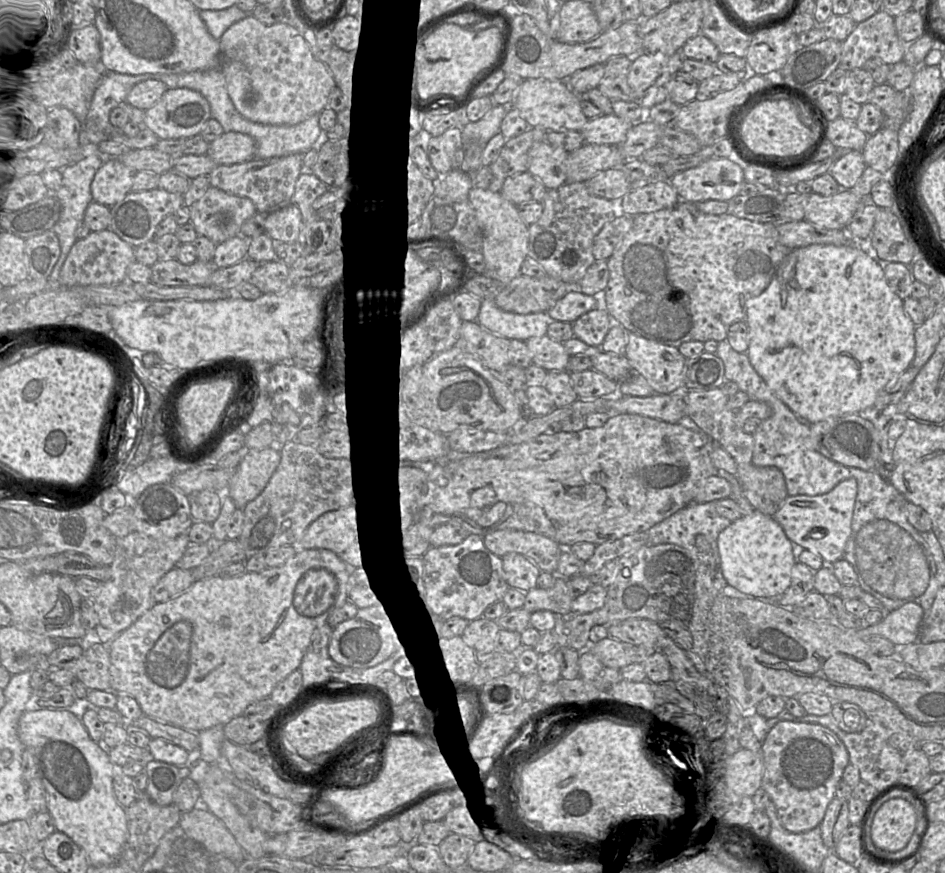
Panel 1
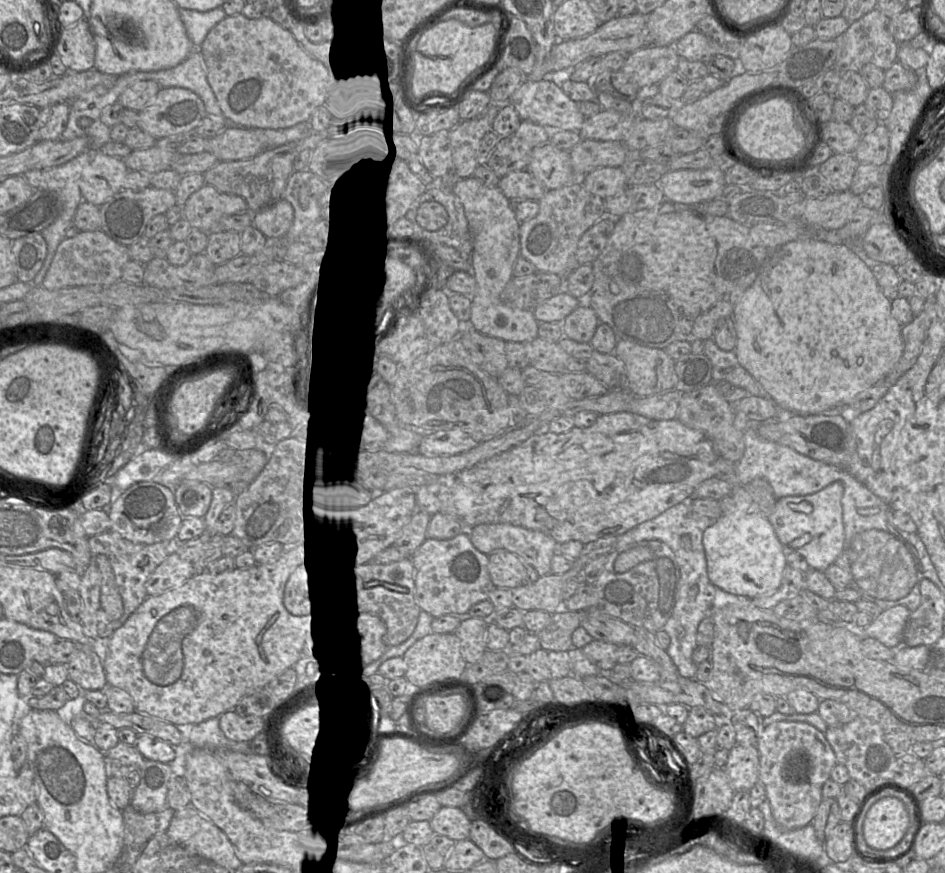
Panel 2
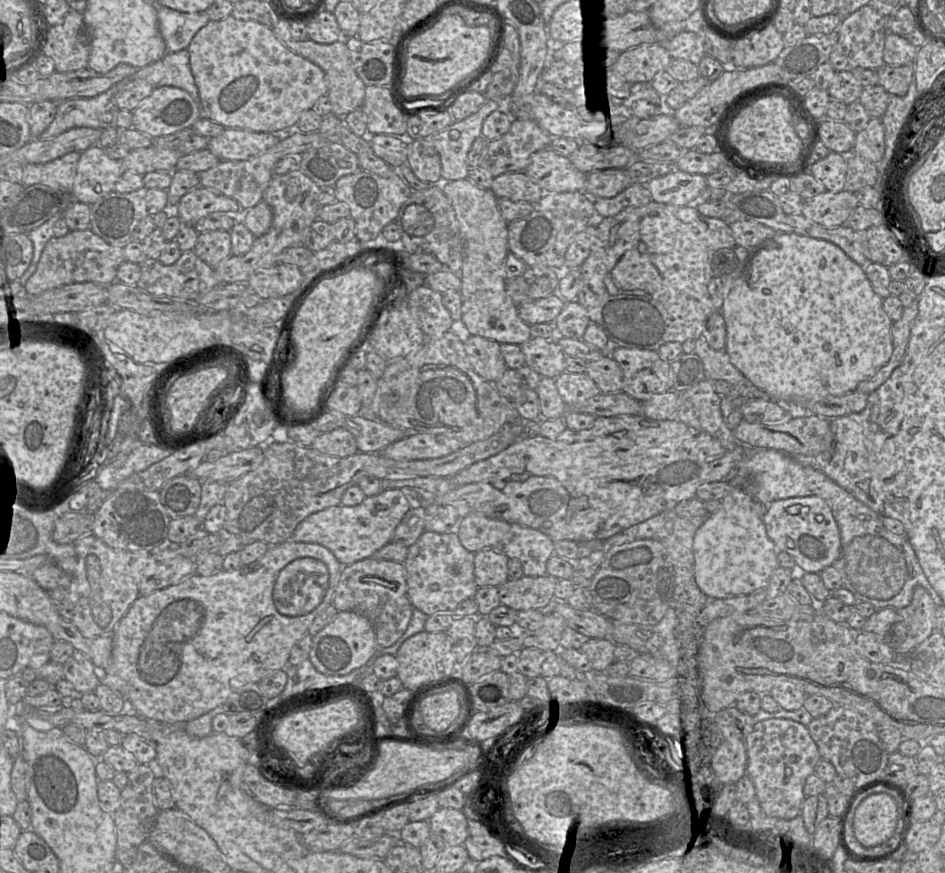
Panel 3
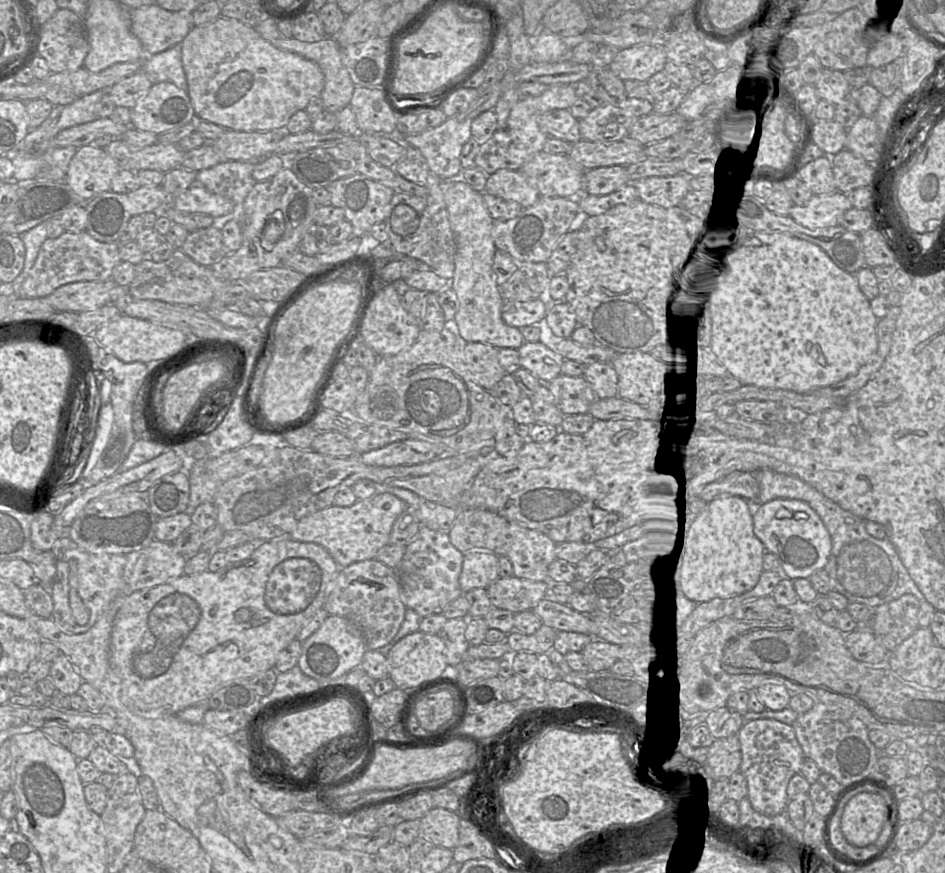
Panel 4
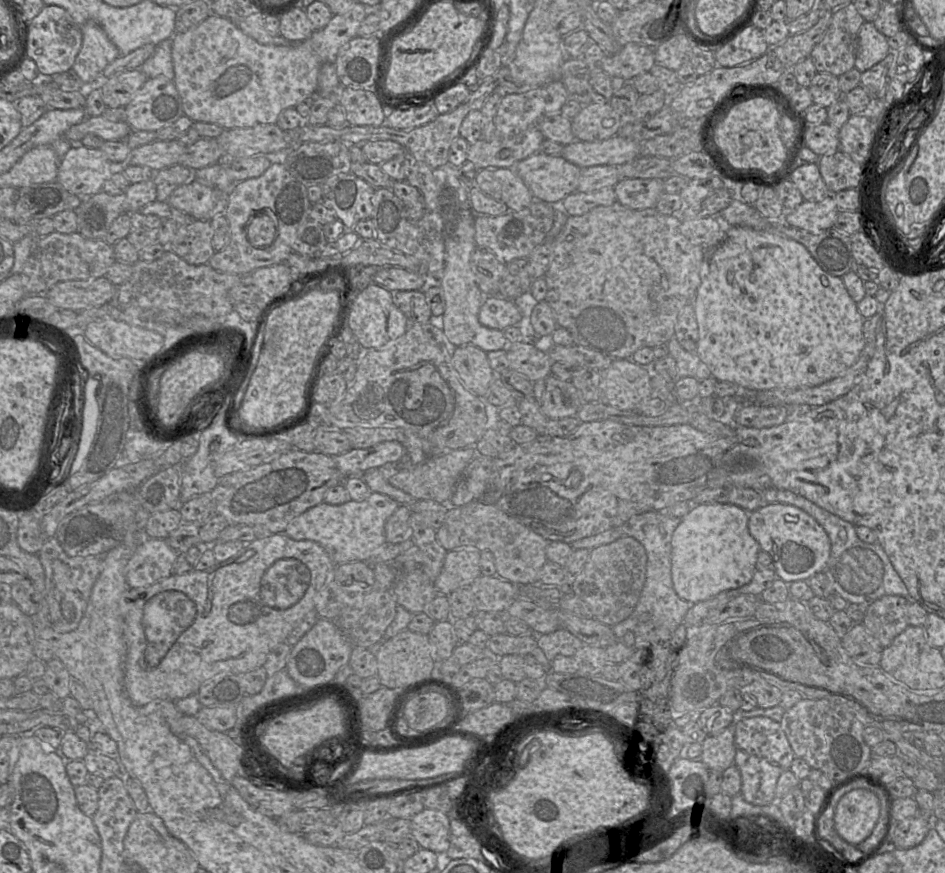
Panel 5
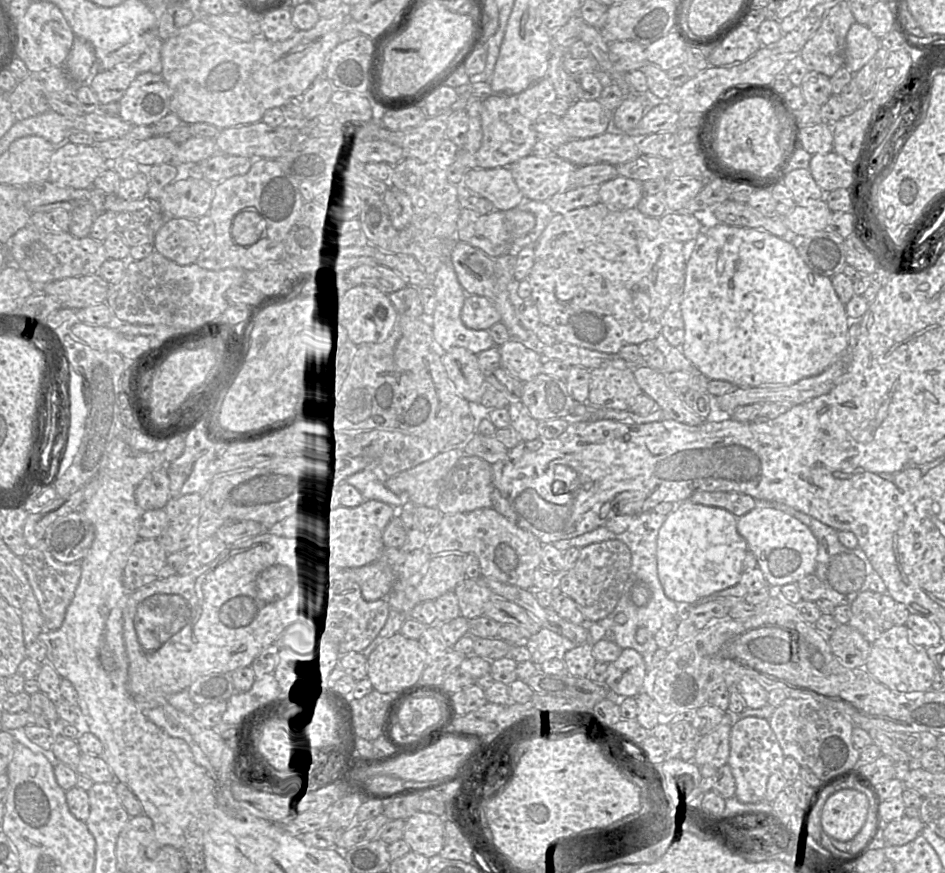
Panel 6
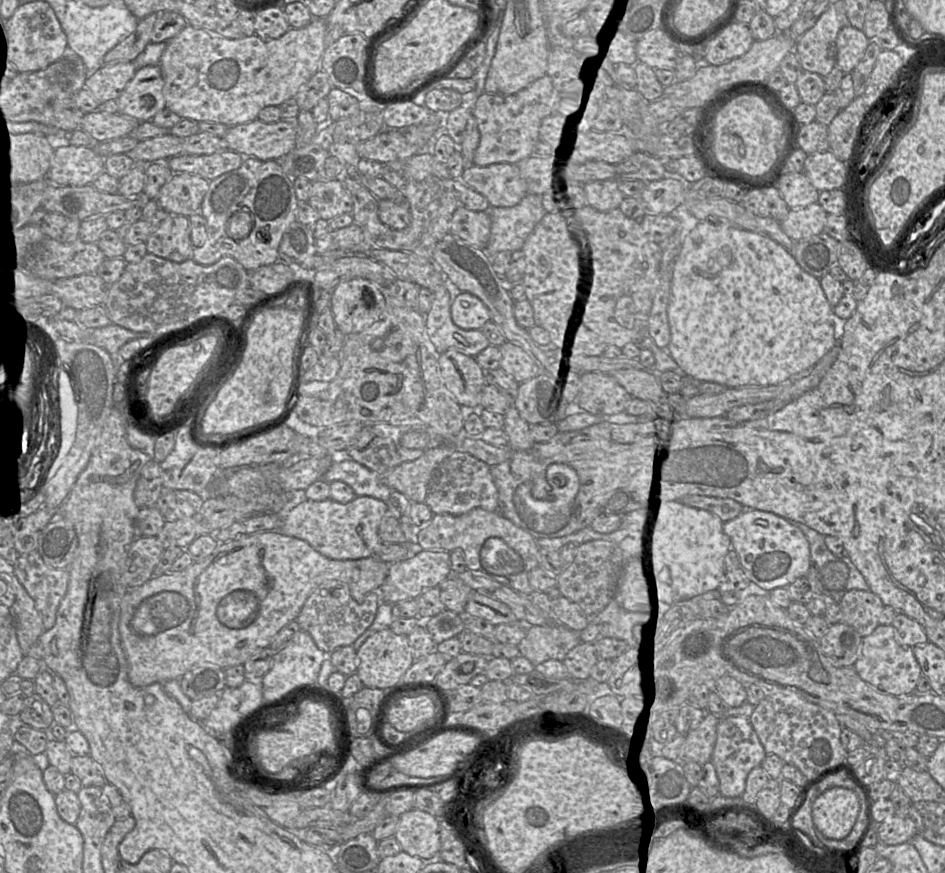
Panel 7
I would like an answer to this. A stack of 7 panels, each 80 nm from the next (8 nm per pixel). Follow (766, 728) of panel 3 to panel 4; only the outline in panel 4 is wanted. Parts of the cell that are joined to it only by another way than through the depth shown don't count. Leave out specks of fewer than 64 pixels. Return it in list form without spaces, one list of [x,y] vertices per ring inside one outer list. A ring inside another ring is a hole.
[[[774,719],[745,721],[737,735],[741,752],[739,771],[746,779],[746,798],[757,812],[764,815],[775,816],[785,812],[788,783],[793,775],[799,773],[805,759],[792,725]]]

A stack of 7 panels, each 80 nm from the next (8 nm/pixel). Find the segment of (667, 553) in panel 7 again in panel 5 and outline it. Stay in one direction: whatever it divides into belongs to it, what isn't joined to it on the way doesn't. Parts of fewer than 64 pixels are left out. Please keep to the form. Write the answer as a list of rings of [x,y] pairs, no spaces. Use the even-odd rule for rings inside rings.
[[[708,503],[694,505],[680,518],[671,538],[671,574],[681,599],[691,604],[707,601],[751,581],[761,549],[749,533],[748,515],[732,504]]]

